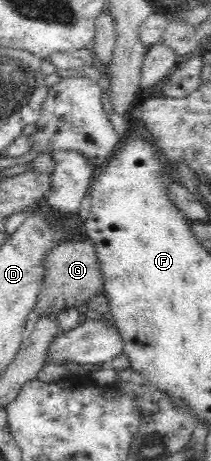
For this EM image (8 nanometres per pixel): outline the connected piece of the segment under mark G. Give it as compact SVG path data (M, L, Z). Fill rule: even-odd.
M88 240L66 241L55 246L45 256L45 275L41 291L38 293L33 311L29 314L28 322L33 324L40 314L57 316L62 308L82 306L93 296L103 292L103 278L99 260L96 256L94 242Z

